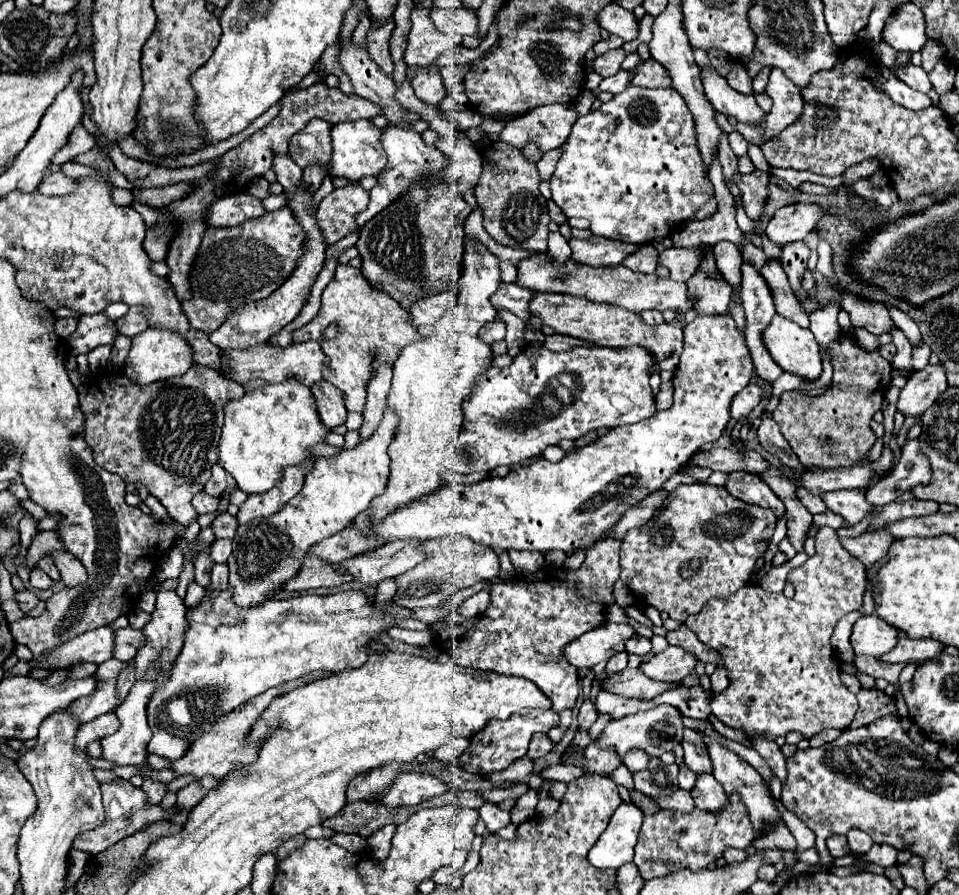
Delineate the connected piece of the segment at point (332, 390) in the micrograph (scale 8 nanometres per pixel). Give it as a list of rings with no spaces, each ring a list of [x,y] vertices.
[[[320,381],[312,385],[312,393],[316,395],[316,411],[322,425],[330,431],[346,421],[346,407],[342,405],[342,393],[328,381]]]

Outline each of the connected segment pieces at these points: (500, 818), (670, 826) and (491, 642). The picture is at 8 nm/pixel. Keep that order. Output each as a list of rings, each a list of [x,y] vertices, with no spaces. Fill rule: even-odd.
[[[486,803],[484,807],[478,809],[478,813],[480,813],[480,819],[486,823],[486,827],[488,827],[490,833],[494,833],[494,831],[510,825],[510,811],[498,809],[494,803]]]
[[[730,795],[730,803],[720,815],[702,813],[702,811],[694,811],[692,815],[686,815],[686,813],[660,809],[658,813],[644,817],[636,843],[634,863],[638,865],[640,875],[644,879],[664,877],[676,869],[698,871],[720,859],[726,847],[746,849],[752,843],[752,839],[754,839],[752,823],[738,795]]]
[[[604,539],[602,543],[596,543],[596,545],[592,545],[588,551],[586,551],[586,561],[582,563],[582,567],[580,569],[566,569],[566,567],[560,567],[560,569],[550,569],[550,579],[546,577],[540,577],[540,583],[520,583],[520,581],[514,581],[514,583],[494,583],[492,585],[492,589],[490,589],[490,605],[488,605],[488,609],[482,613],[482,615],[476,615],[476,617],[472,617],[468,623],[464,623],[464,625],[446,625],[442,631],[438,631],[438,647],[440,649],[446,649],[462,667],[472,667],[472,669],[480,669],[480,671],[494,671],[494,673],[504,673],[504,675],[516,675],[516,677],[526,677],[526,679],[530,679],[532,683],[536,683],[538,685],[538,689],[552,701],[552,709],[556,711],[556,713],[560,713],[562,709],[568,709],[568,707],[574,707],[574,703],[576,703],[576,697],[578,697],[578,693],[580,693],[580,675],[578,675],[578,669],[576,667],[572,667],[566,659],[564,659],[564,653],[562,653],[562,649],[570,643],[570,641],[574,641],[574,639],[578,639],[580,635],[584,635],[586,631],[592,631],[592,629],[596,629],[596,627],[600,627],[600,625],[604,625],[606,623],[606,609],[610,607],[610,605],[614,605],[616,603],[616,599],[614,599],[614,583],[620,579],[620,539]]]

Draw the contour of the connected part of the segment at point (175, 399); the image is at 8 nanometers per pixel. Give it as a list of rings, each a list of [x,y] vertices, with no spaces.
[[[192,365],[186,375],[176,379],[166,379],[160,383],[152,383],[148,387],[140,387],[124,373],[113,372],[109,376],[92,383],[86,393],[80,393],[80,407],[86,417],[86,435],[84,441],[94,453],[94,461],[110,471],[120,475],[126,483],[144,485],[150,495],[154,495],[166,509],[168,515],[188,525],[198,513],[192,509],[190,499],[200,493],[210,479],[210,469],[218,461],[218,441],[224,425],[224,405],[232,397],[240,397],[244,389],[222,377],[218,371],[210,367]]]

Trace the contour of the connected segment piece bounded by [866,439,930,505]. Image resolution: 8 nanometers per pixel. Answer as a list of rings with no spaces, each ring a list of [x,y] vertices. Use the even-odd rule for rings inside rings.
[[[918,439],[908,441],[901,448],[901,452],[902,459],[894,467],[894,471],[866,493],[870,505],[888,505],[896,501],[904,491],[910,491],[918,483],[930,481],[928,459],[924,459]]]

